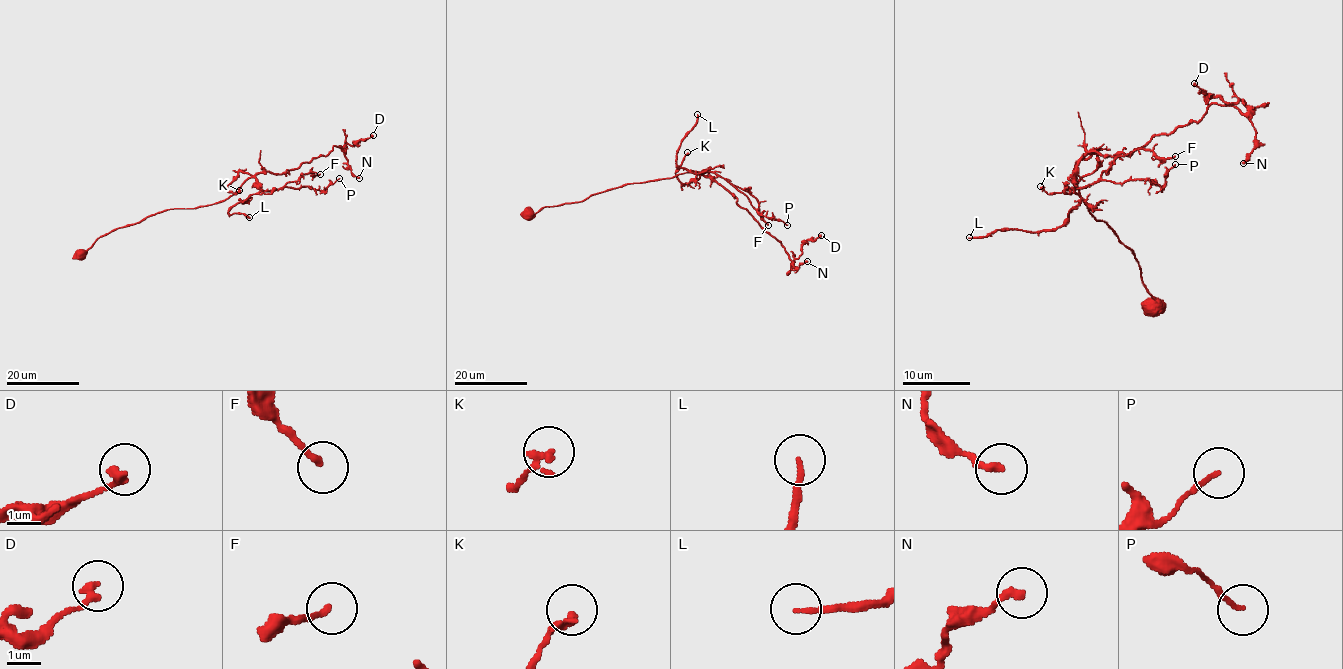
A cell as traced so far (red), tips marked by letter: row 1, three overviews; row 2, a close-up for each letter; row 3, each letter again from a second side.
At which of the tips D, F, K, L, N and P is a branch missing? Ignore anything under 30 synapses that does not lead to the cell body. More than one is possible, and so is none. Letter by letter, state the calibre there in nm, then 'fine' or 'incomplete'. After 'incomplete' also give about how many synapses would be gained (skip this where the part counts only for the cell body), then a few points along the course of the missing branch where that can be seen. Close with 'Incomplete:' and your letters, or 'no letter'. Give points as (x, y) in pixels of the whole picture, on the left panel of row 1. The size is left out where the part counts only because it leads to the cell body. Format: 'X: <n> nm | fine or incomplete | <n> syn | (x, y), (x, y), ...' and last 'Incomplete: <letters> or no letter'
D: 240 nm | fine
F: 170 nm | fine
K: 240 nm | fine
L: 140 nm | fine
N: 220 nm | fine
P: 130 nm | fine
Incomplete: no letter

